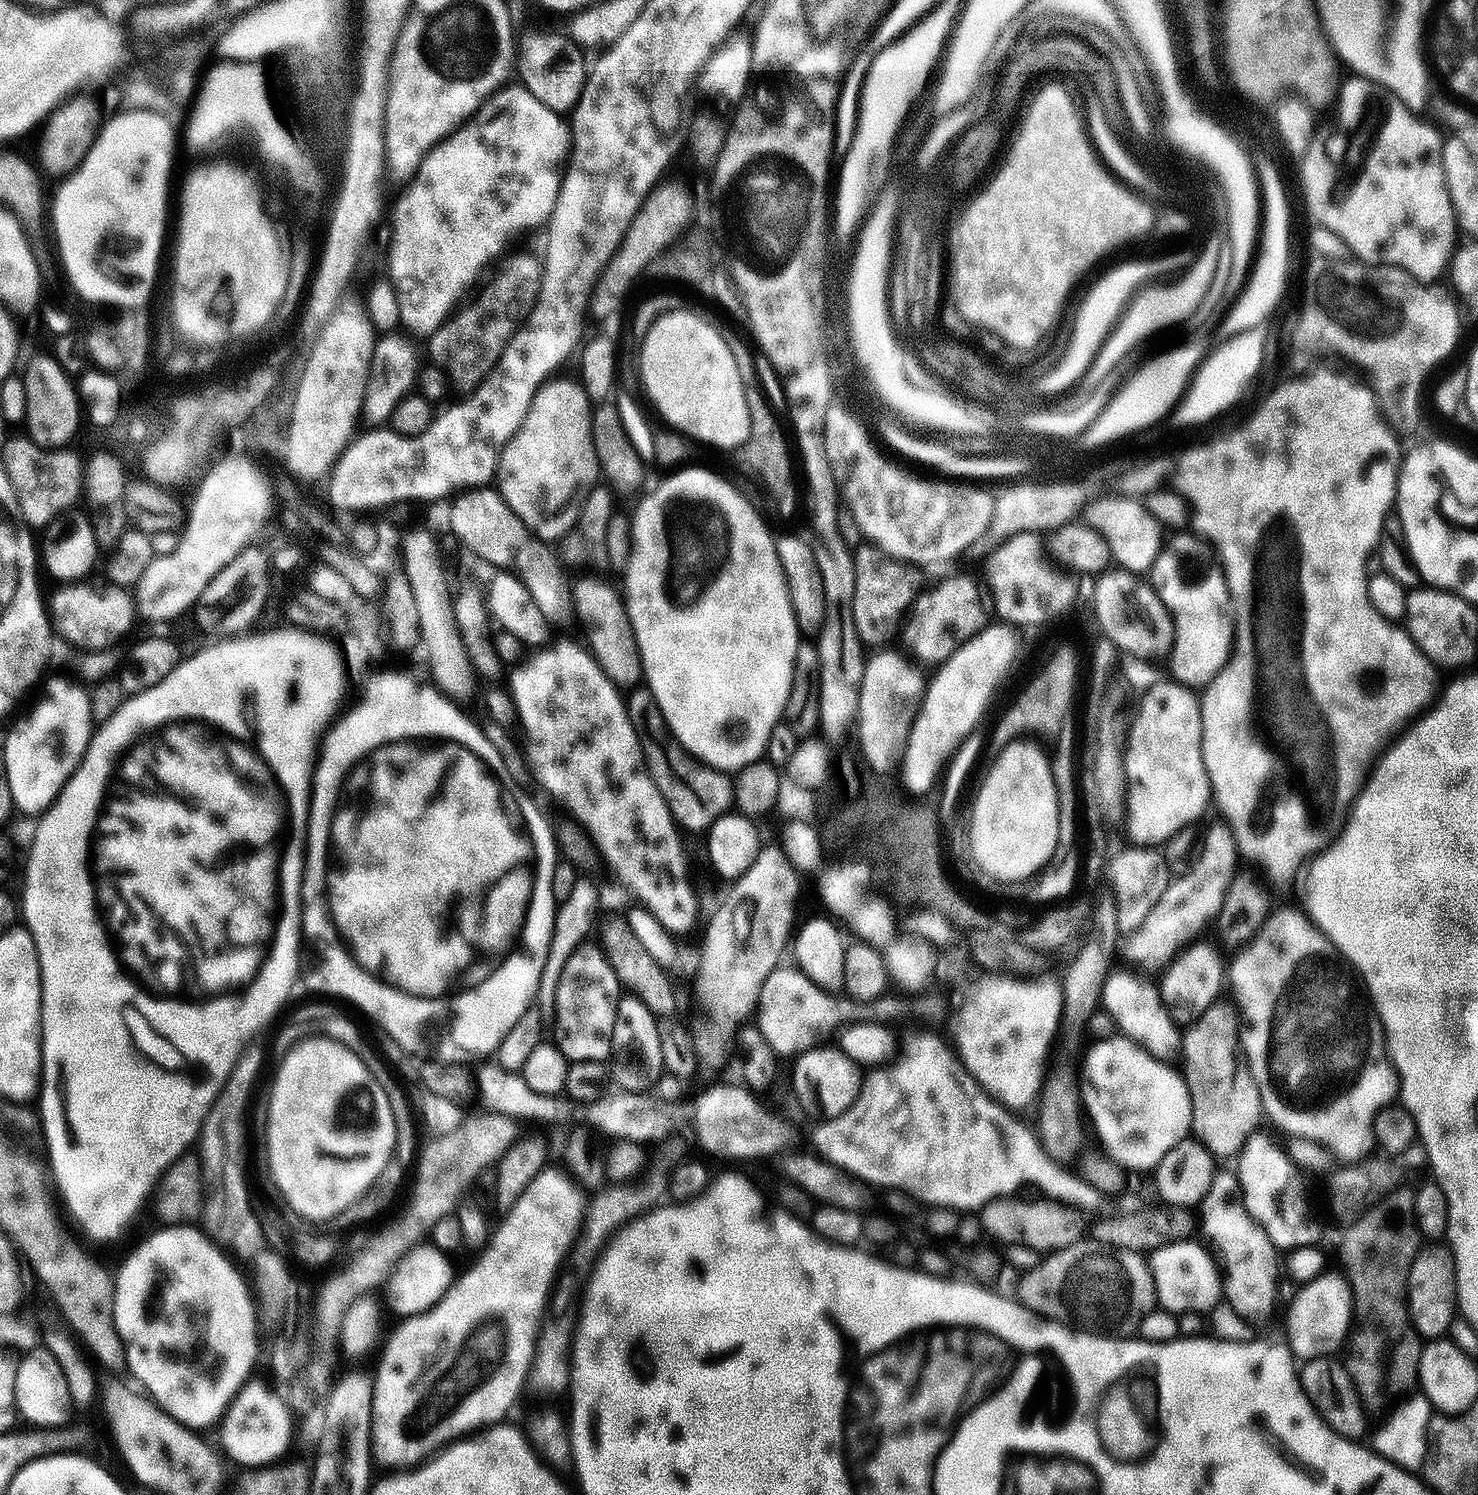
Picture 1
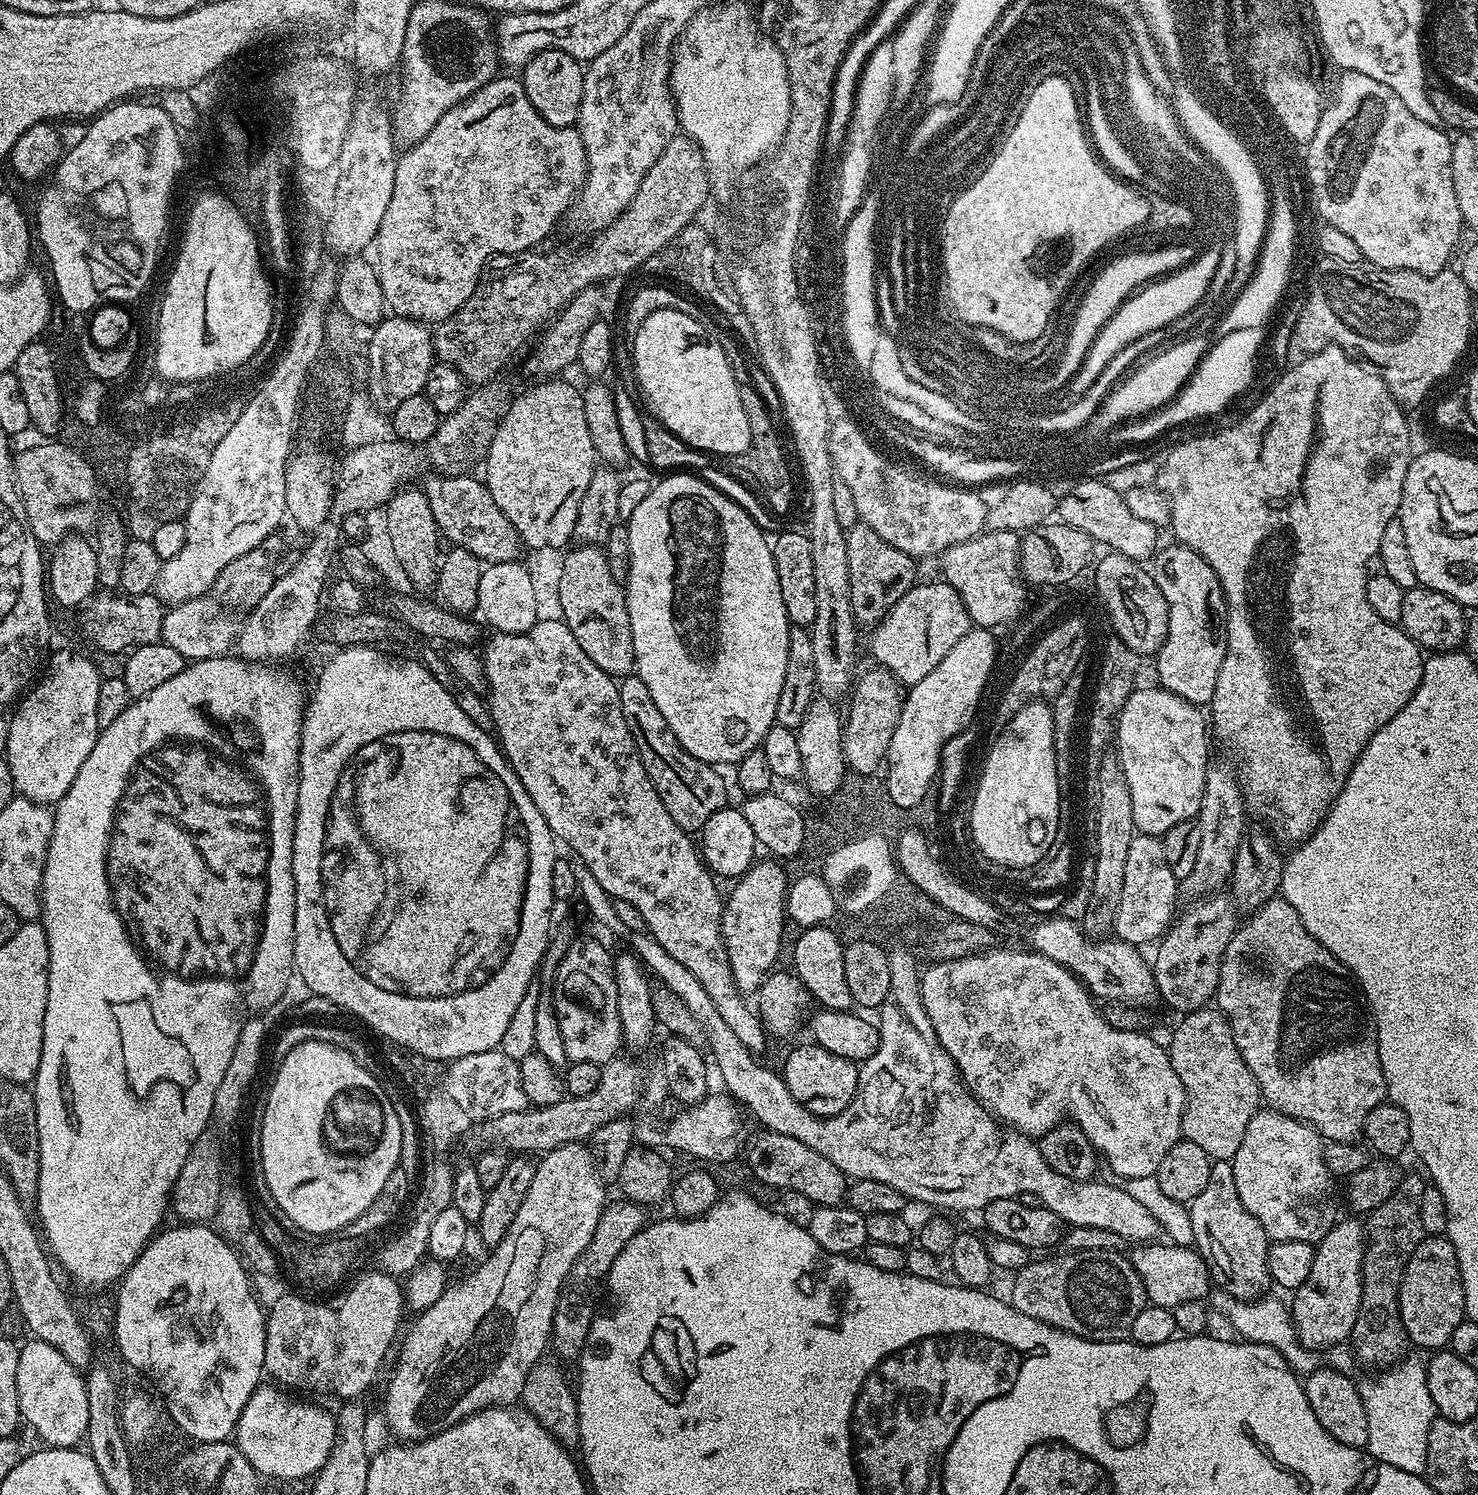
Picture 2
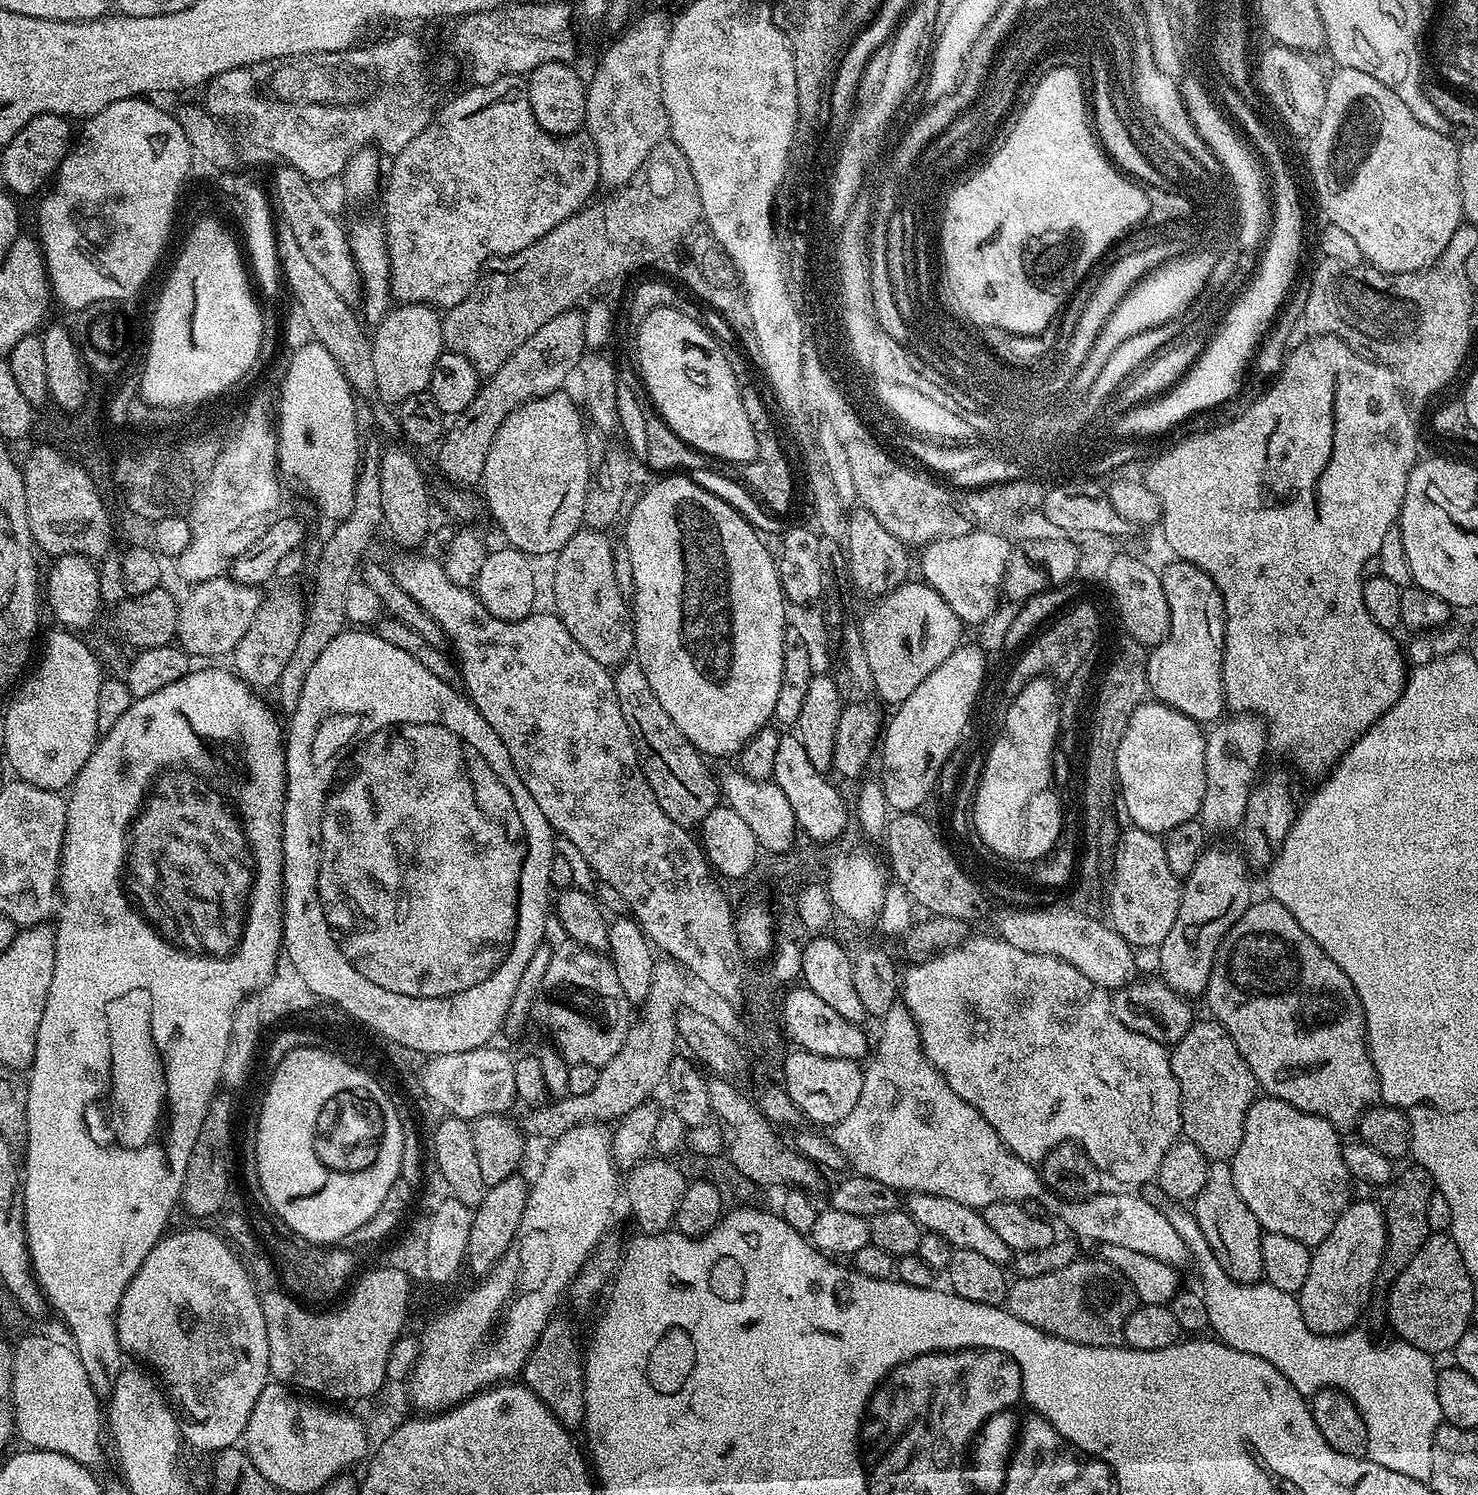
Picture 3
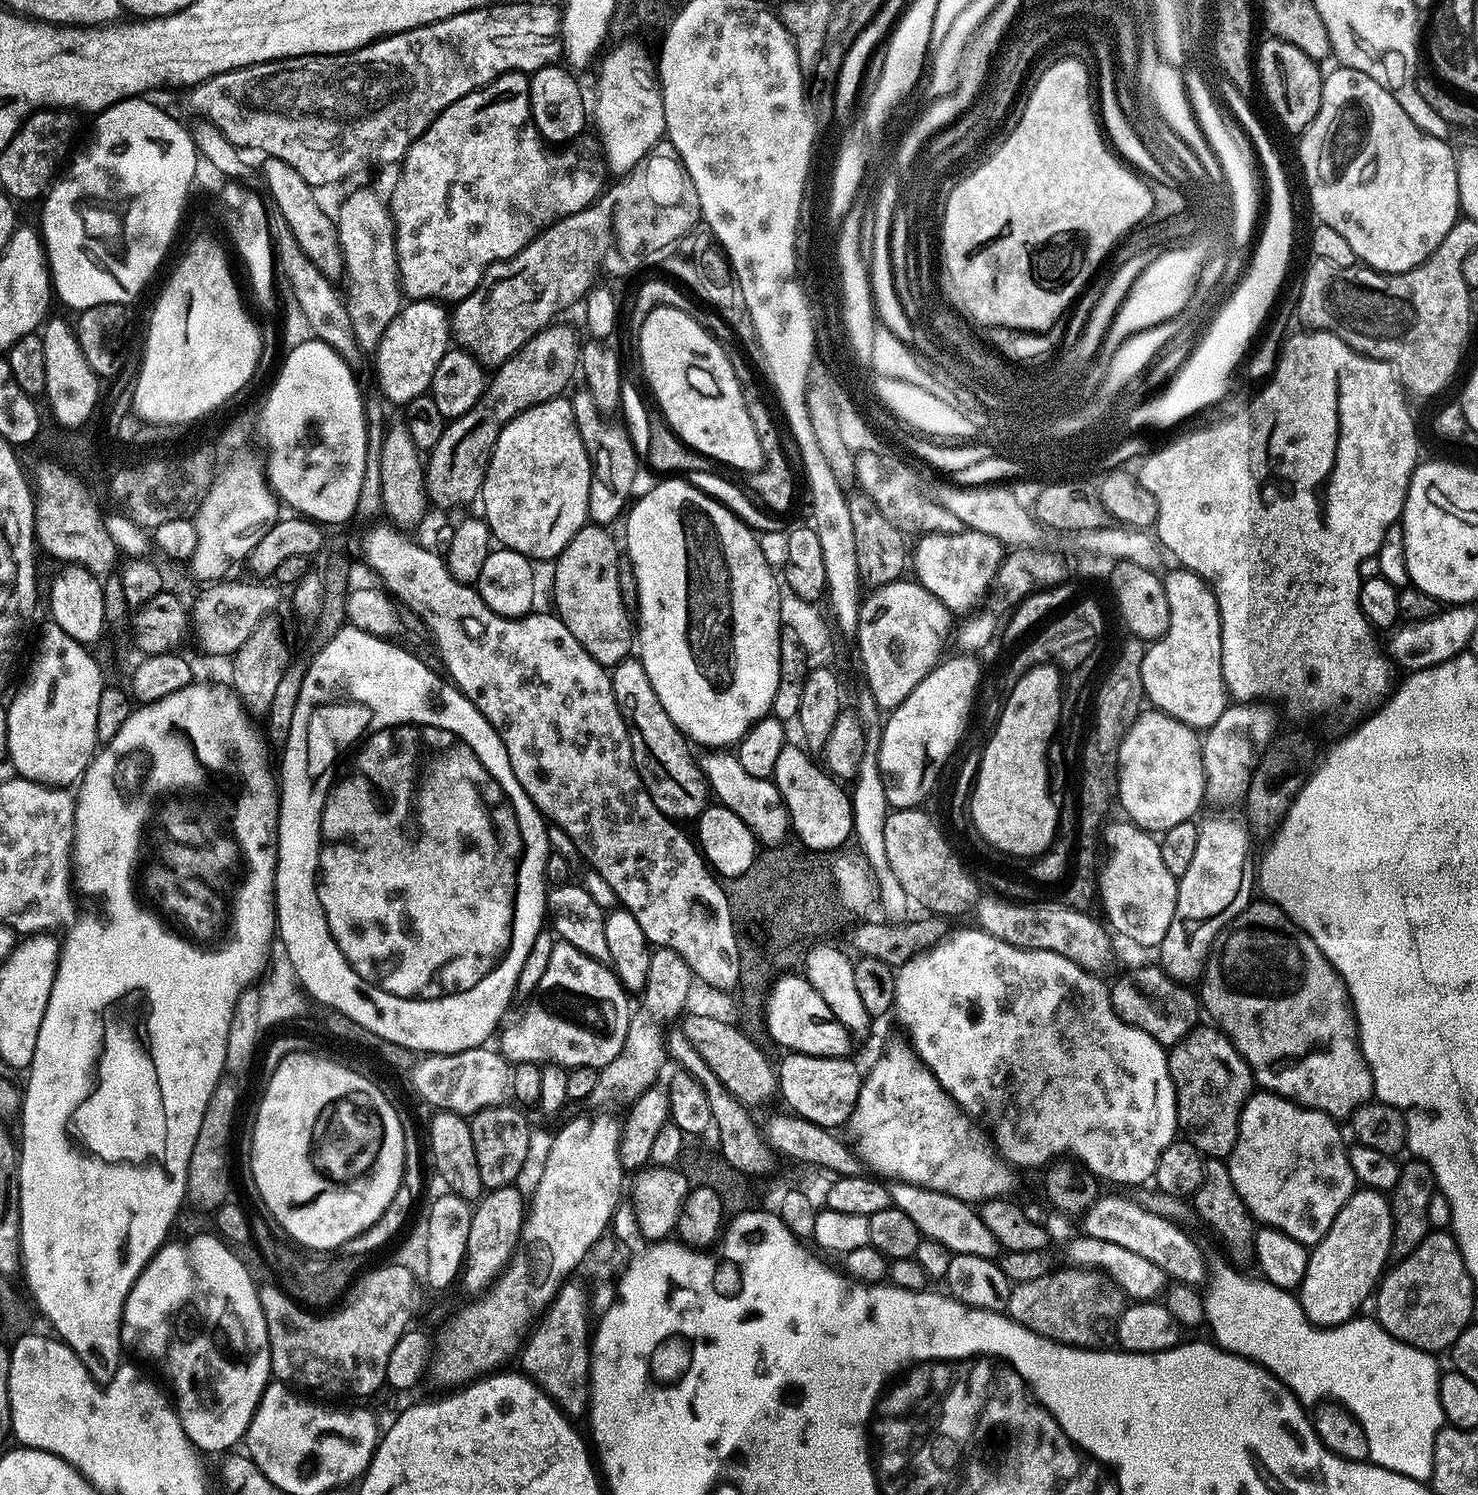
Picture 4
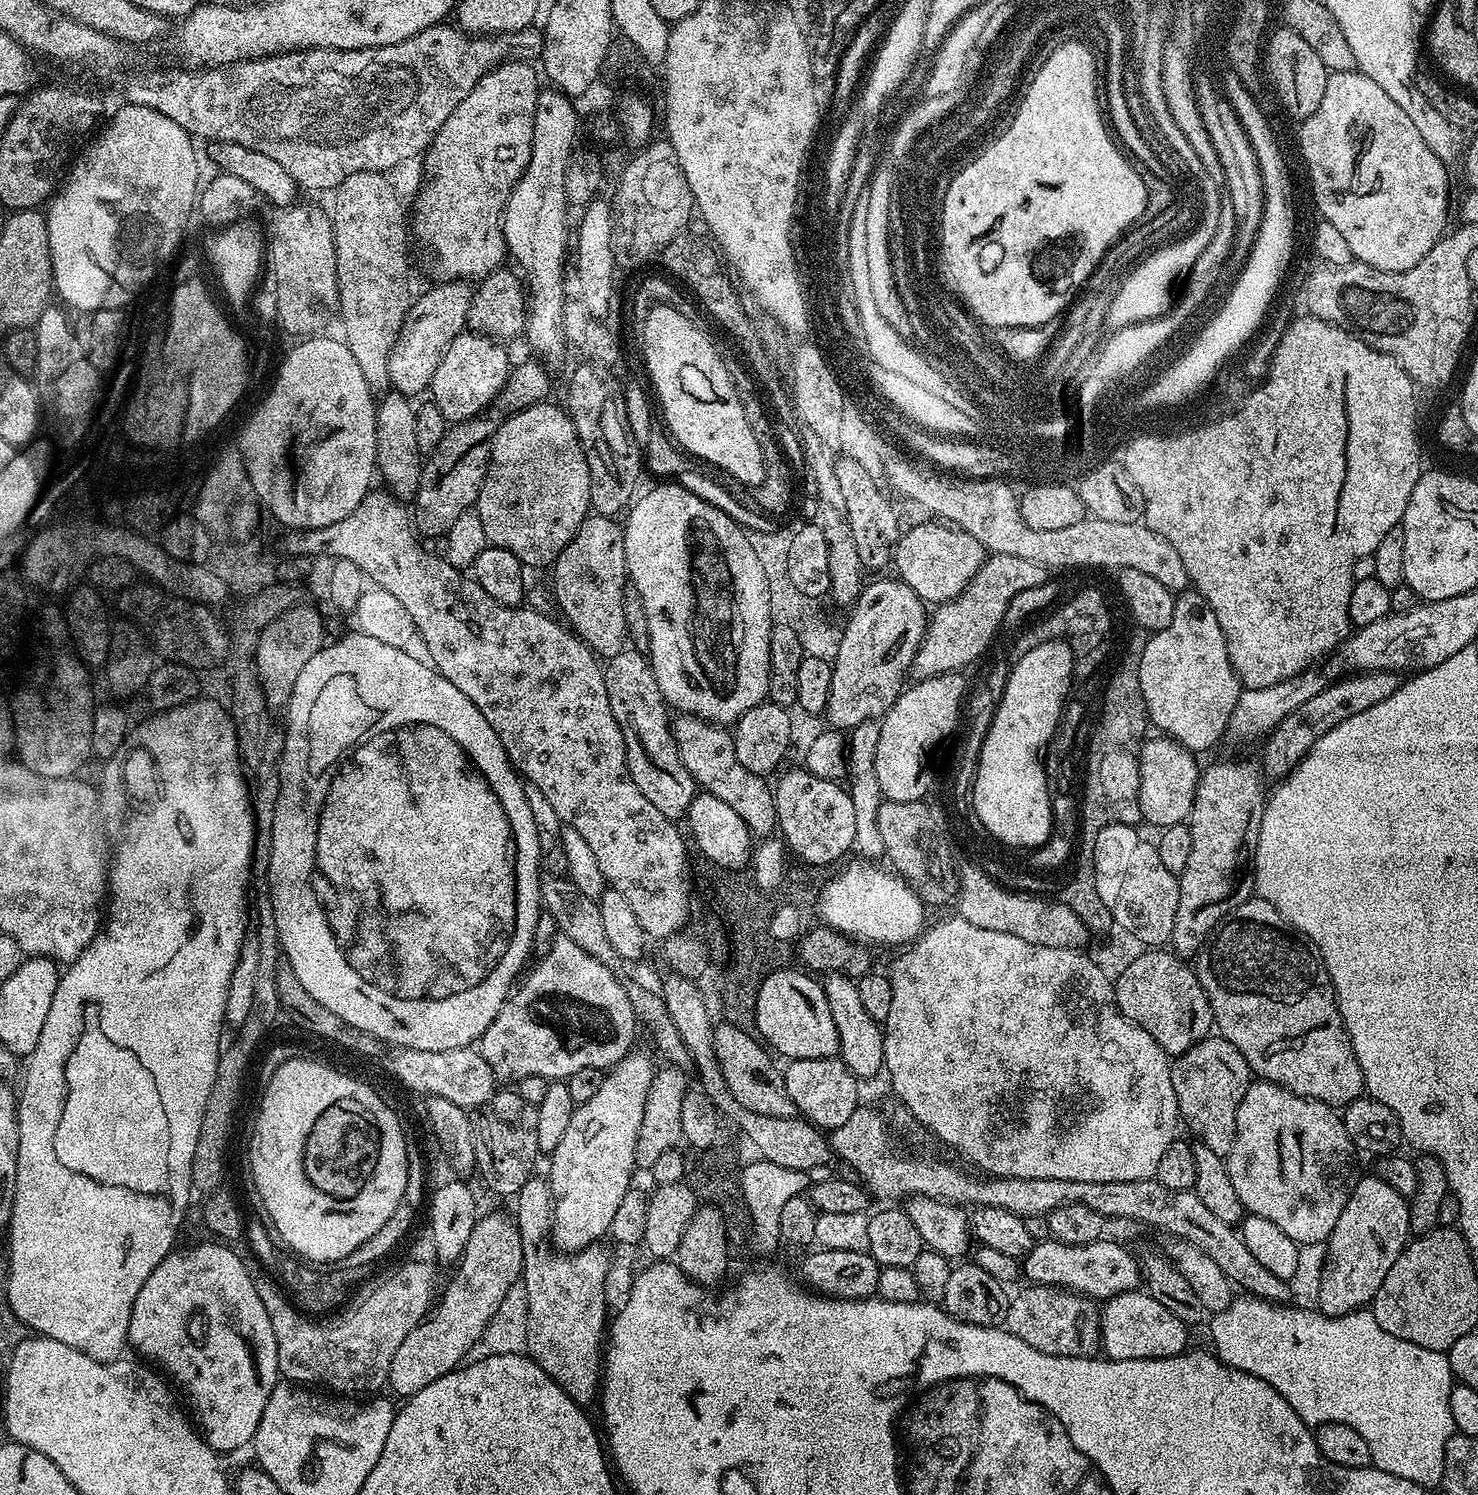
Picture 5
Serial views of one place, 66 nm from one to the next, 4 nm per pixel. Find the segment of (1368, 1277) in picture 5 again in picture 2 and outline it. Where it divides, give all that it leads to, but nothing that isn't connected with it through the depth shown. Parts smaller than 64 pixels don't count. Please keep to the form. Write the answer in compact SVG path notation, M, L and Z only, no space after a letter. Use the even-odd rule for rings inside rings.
M1341 1219L1315 1245L1316 1257L1314 1266L1310 1266L1310 1278L1306 1278L1304 1285L1295 1289L1293 1300L1290 1300L1292 1321L1296 1325L1296 1335L1300 1337L1305 1348L1321 1350L1332 1348L1351 1337L1354 1326L1360 1318L1360 1303L1362 1302L1362 1288L1364 1286L1364 1257L1366 1255L1366 1228L1356 1220Z

